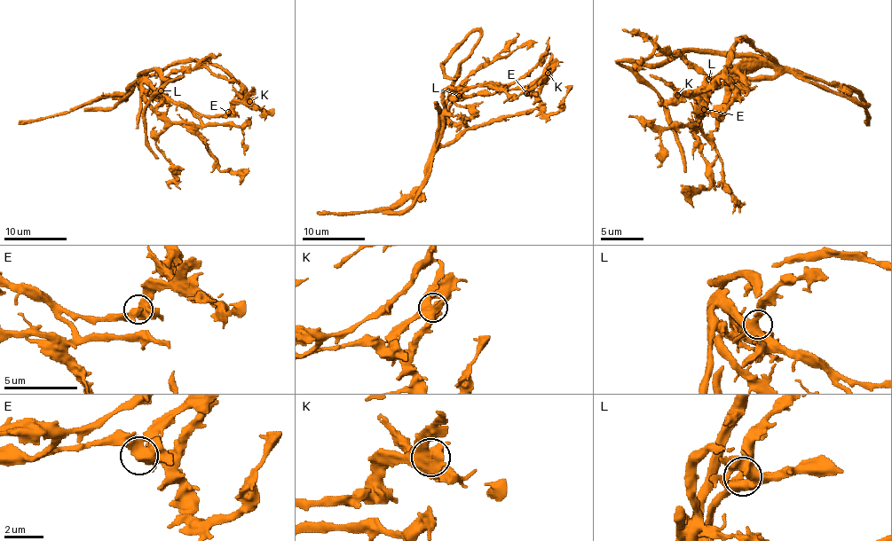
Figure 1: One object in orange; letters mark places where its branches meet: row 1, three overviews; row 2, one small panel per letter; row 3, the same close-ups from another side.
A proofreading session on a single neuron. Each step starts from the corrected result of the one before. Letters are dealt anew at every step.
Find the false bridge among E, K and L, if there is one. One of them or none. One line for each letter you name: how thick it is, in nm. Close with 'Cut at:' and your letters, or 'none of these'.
K: 600 nm thick
Cut at: K

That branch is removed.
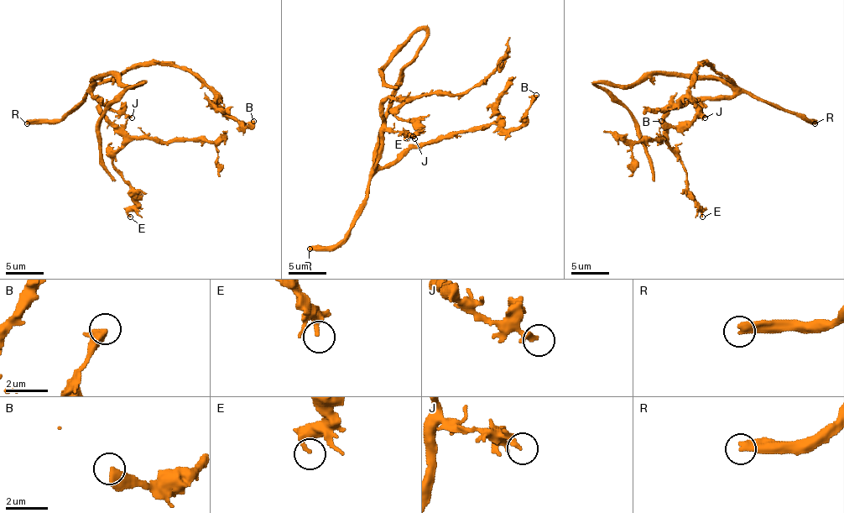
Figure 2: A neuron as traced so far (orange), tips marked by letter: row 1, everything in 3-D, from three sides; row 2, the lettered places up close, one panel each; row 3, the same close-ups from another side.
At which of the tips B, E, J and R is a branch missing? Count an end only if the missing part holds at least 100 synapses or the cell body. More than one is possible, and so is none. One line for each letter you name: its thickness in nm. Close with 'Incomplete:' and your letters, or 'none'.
R: 380 nm
Incomplete: R

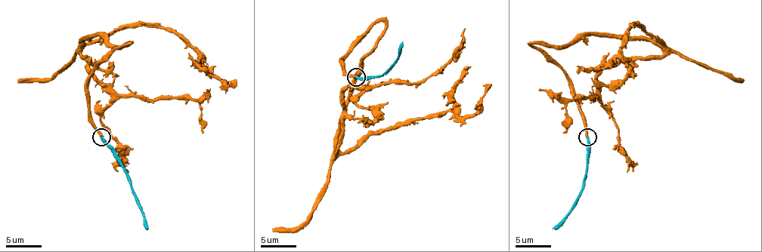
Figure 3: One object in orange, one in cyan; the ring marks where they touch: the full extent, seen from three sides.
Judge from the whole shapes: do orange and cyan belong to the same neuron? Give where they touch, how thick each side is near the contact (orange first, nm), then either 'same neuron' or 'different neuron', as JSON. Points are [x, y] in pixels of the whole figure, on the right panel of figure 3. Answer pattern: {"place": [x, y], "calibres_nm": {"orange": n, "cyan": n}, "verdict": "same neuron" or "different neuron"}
{"place": [587, 137], "calibres_nm": {"orange": 280, "cyan": 300}, "verdict": "same neuron"}

